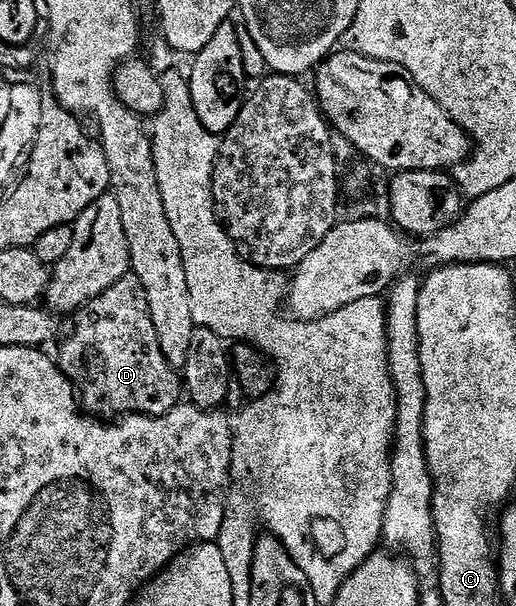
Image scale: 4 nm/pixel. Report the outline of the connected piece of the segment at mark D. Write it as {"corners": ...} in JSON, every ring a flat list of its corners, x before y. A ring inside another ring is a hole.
{"corners":[[133,274,120,278,120,282,109,288,101,300,79,308,73,313,72,320,78,328,68,344,68,361,64,360,60,366,68,377,72,380,82,377,84,358,95,354,100,370,95,372,93,379,119,417,131,414,163,416,178,407,184,396,184,381,168,358,164,358,164,350,160,350,160,338,156,338,156,326,152,326,152,310,148,310,148,294],[131,315,136,316,130,324,136,330,134,343,130,343,132,338,126,334,126,319]]}

